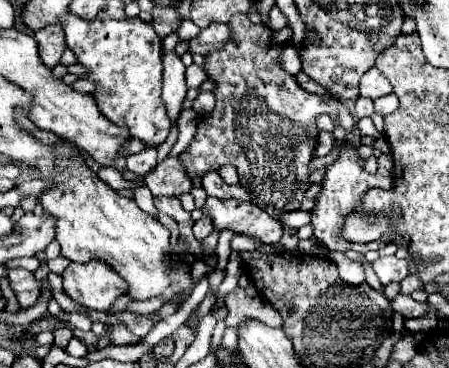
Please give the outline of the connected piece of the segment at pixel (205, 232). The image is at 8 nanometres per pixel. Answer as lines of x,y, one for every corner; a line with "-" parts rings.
202,217
202,219
198,219
198,221
194,223
194,237
200,239
200,241
206,239
212,231
214,231
214,225
212,225
210,217

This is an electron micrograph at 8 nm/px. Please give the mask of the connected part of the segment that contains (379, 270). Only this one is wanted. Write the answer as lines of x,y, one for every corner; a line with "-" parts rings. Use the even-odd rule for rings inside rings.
380,257
372,263
378,279
382,285
388,285
392,281
402,281
408,275
408,261
398,257

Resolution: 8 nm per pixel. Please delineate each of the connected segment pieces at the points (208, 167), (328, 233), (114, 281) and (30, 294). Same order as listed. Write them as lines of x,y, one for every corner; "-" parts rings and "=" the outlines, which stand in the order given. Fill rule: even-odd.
236,13
230,23
230,39
226,45
206,57
206,73
218,83
214,95
216,95
216,107
210,115
202,117
198,121
198,131
190,143
190,147
178,157
180,163
186,169
186,175
190,179
204,177
208,171
214,171
226,163
234,165
240,181
244,183
244,189
254,197
252,203
262,207
266,213
276,217
284,211
298,211
300,203
304,199
304,193
308,189
308,163
314,153
314,139
318,137
316,129
316,117
320,113
328,113
334,121
346,123
344,115
346,107
336,101
334,97
326,99
316,93
308,93
302,89
294,75
290,75
282,63
282,51
286,49
286,43
274,43
274,31
266,25
254,25
248,15
-
250,165
254,165
254,185
250,185
=
342,141
342,147
340,147
340,153
338,153
338,159
326,167
324,171
324,179
322,179
322,191
318,193
316,197
316,205
312,207
310,211
310,217
312,217
312,229
314,229
314,237
324,243
330,251
358,251
358,253
366,253
370,249
380,249
382,245
390,243
390,241
396,241
398,233
394,231
386,231
378,241
372,241
372,243
366,243
366,245
352,245
350,241
342,239
340,237
340,231
342,231
342,225
344,225
344,217
356,209
360,205
360,195
364,191
368,191
370,187
380,187
380,189
392,189
392,177
382,177
382,175
370,175
366,173
360,165
358,165
358,149
350,143
350,141
=
90,261
84,265
70,263
62,273
62,279
64,291
70,299
96,311
108,311
110,305
124,295
122,289
126,289
122,279
100,261
=
8,269
6,279
8,279
8,283
10,283
10,287
12,287
12,291
14,291
22,309
28,309
38,301
40,287
38,287
38,283
36,283
36,279
30,271
26,271
26,269

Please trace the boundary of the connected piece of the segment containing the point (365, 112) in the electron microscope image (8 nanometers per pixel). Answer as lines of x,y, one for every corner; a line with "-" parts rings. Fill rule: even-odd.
358,97
356,99
356,117
362,119
362,117
370,117
372,113
374,113
374,103
370,99

